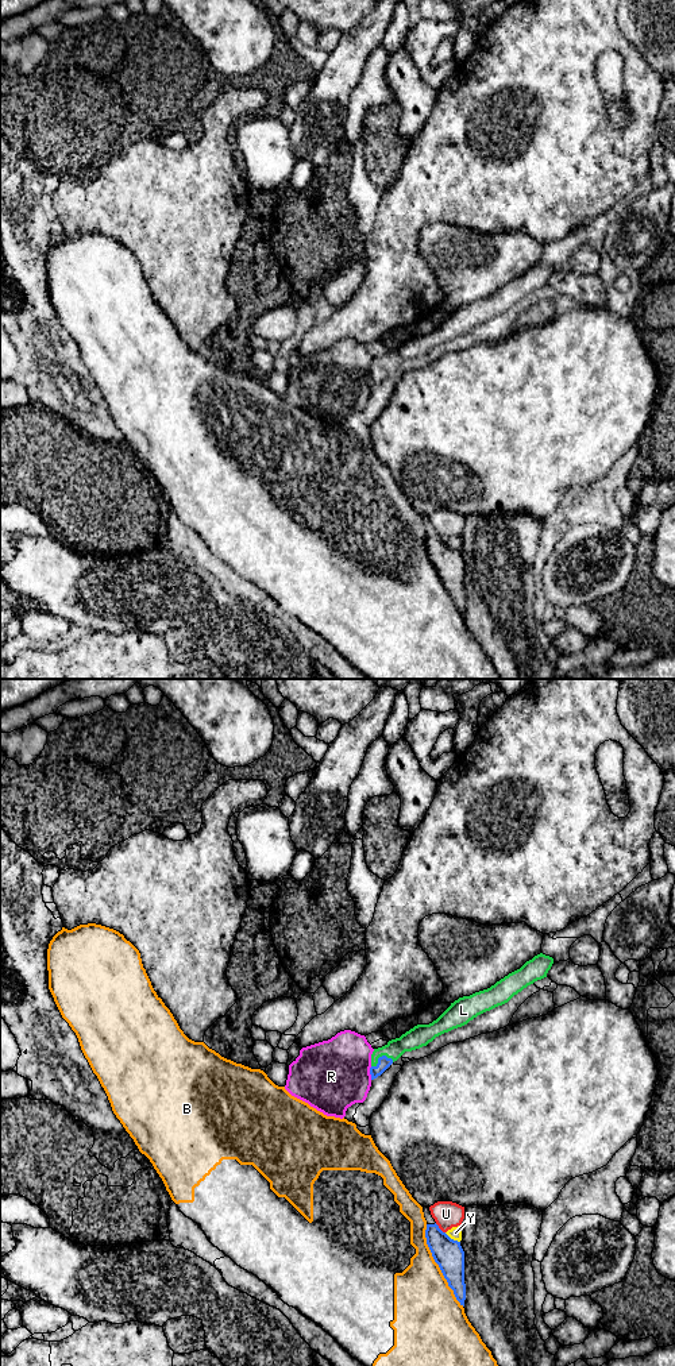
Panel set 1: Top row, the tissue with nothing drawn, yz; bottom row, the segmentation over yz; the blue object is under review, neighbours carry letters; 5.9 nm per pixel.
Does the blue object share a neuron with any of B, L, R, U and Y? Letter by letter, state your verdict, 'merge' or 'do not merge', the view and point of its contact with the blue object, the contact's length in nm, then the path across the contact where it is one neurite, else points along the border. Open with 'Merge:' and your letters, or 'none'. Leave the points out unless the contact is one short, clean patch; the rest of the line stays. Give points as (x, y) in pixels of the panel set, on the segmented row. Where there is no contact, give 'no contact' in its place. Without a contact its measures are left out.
Merge: L
B: do not merge | yz (438, 1264) | 550 nm
L: merge | yz (382, 1056) | 140 nm | across yz (384, 1062), (382, 1056), (417, 1037)
R: do not merge | yz (370, 1073) | 80 nm
U: do not merge | yz (439, 1228) | 90 nm | along yz (435, 1223), (444, 1233)
Y: do not merge | yz (452, 1239) | 110 nm

